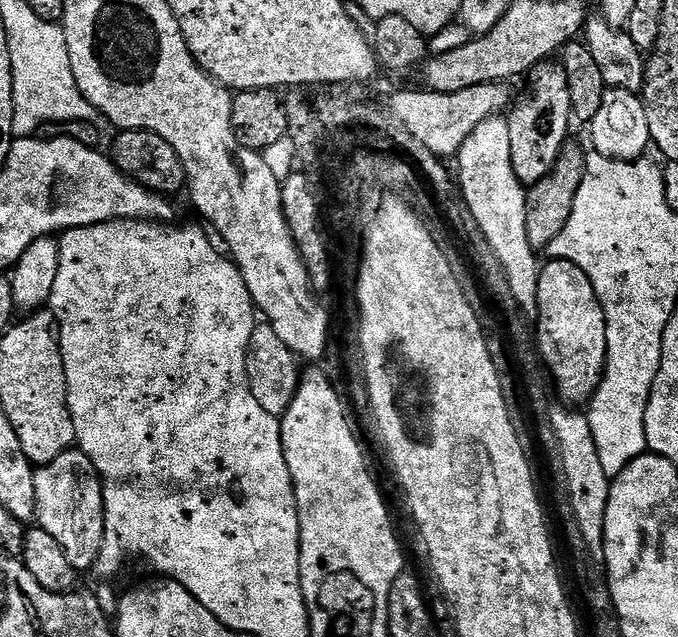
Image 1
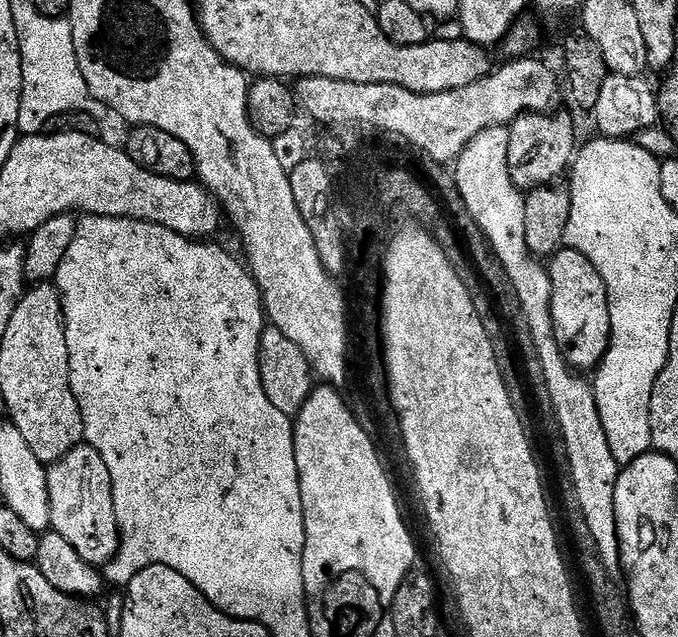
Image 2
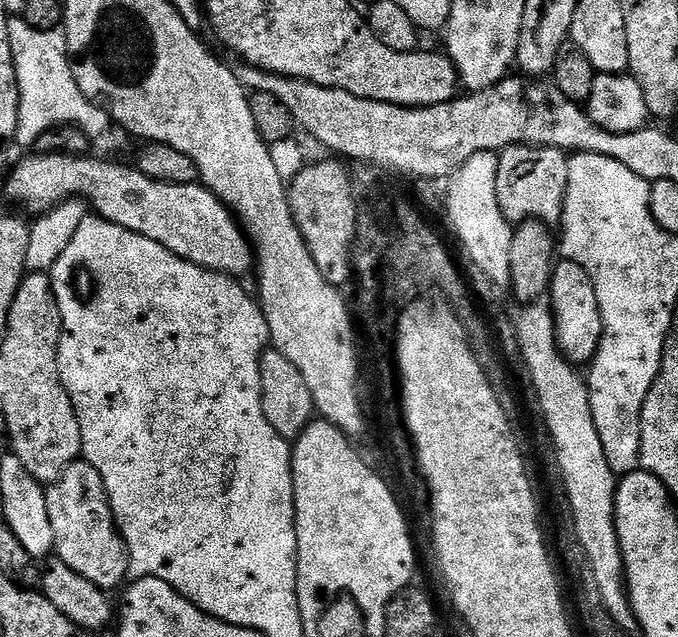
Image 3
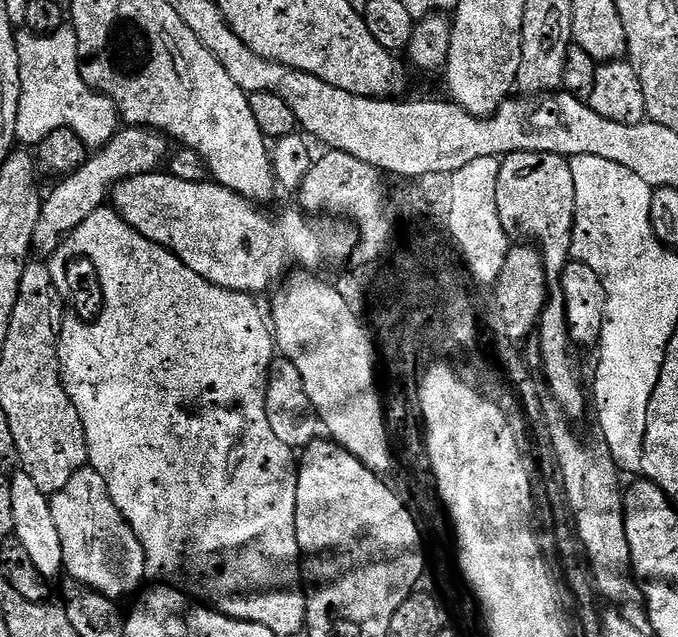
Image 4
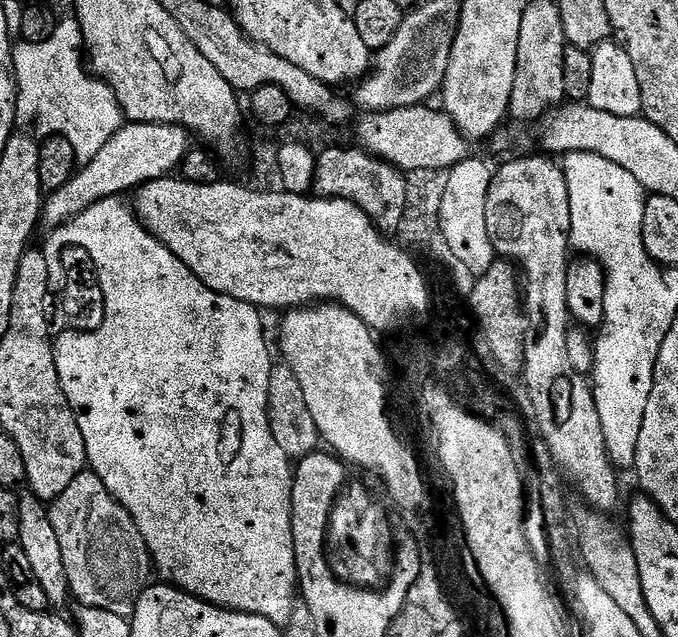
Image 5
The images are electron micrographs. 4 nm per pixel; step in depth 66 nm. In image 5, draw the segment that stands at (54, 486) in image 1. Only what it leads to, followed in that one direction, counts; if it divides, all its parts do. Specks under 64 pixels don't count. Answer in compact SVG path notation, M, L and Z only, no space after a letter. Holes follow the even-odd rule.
M95 478L70 482L59 500L51 501L48 513L54 522L54 534L58 534L58 546L62 546L62 562L66 566L71 599L76 600L77 605L94 606L131 618L136 612L136 600L154 580L152 555L132 515L113 498L103 482Z

